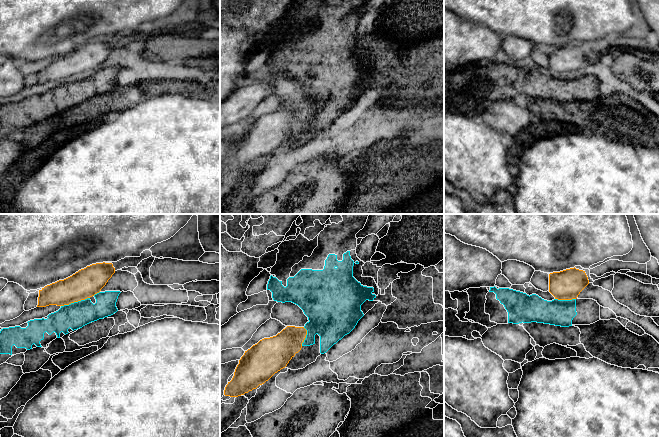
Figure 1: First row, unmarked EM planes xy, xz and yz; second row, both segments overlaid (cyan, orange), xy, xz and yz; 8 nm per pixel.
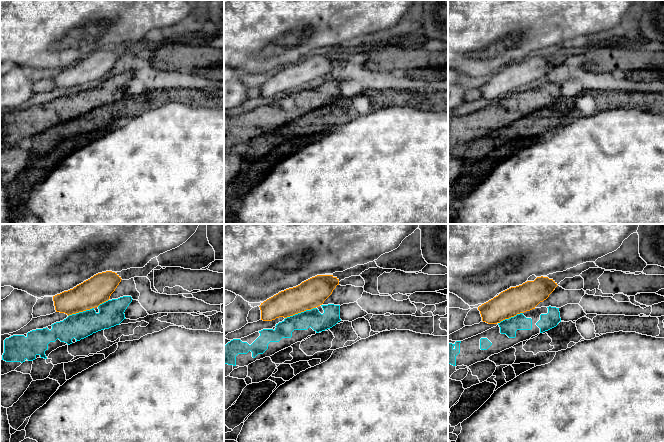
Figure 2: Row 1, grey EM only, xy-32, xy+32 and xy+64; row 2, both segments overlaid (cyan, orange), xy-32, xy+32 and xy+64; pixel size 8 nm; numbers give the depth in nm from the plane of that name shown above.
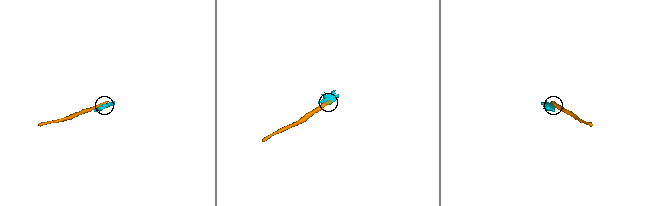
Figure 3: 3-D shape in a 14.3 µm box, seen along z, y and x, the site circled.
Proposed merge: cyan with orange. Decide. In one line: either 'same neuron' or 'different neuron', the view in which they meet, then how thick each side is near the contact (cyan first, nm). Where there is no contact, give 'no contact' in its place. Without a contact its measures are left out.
different neuron; contact in xy; calibres 200 and 240 nm

